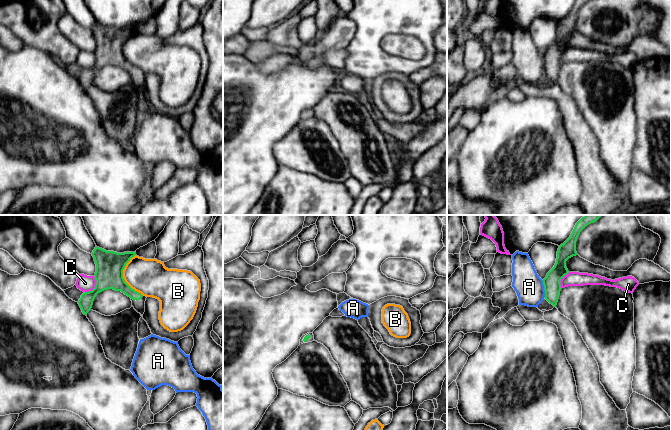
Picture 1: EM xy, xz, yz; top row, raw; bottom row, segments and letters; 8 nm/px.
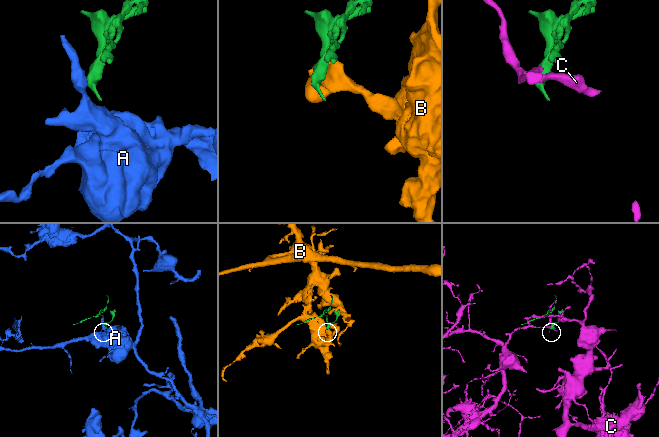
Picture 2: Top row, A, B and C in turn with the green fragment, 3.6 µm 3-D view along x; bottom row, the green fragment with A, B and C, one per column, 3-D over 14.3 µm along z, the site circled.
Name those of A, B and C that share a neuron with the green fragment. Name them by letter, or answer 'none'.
none

